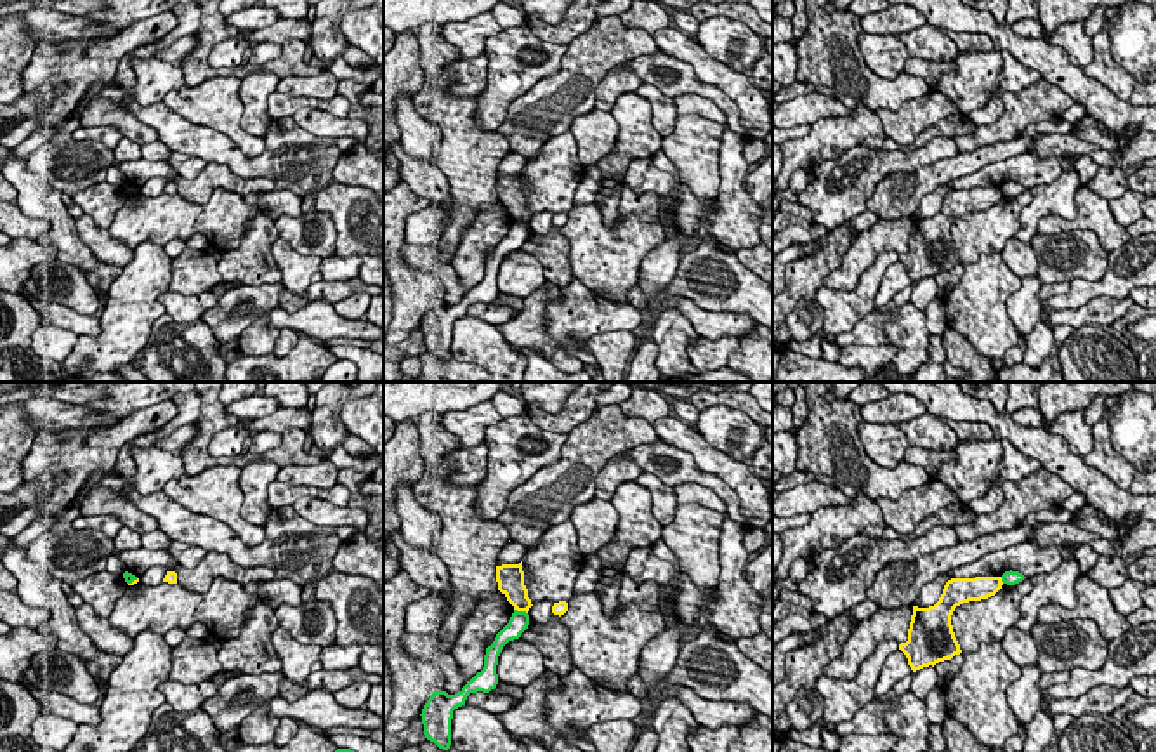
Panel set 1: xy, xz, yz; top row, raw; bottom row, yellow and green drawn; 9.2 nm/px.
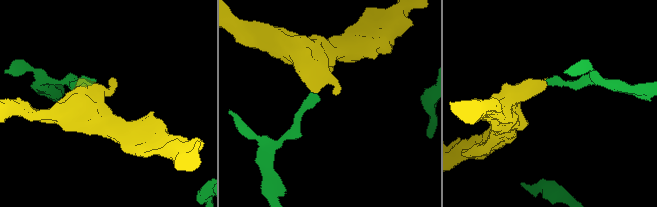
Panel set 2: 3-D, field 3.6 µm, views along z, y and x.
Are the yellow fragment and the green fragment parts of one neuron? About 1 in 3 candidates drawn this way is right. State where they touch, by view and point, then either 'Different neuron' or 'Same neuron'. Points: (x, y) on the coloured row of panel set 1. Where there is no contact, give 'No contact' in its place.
Touches yellow at xz (521, 610). Different neuron

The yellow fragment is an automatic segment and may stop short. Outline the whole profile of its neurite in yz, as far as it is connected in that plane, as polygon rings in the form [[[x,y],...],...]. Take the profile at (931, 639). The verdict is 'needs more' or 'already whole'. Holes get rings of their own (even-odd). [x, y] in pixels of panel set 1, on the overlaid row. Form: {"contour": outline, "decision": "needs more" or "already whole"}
{"contour": [[[1002,577],[951,578],[939,601],[929,608],[913,606],[908,641],[899,644],[913,672],[960,655],[951,615],[956,606],[981,601],[1002,589]]], "decision": "already whole"}

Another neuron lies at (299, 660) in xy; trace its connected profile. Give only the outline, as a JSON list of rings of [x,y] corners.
[[[283,627],[271,634],[271,641],[281,660],[281,672],[292,683],[305,686],[307,677],[323,669],[319,660],[321,646],[302,644]]]

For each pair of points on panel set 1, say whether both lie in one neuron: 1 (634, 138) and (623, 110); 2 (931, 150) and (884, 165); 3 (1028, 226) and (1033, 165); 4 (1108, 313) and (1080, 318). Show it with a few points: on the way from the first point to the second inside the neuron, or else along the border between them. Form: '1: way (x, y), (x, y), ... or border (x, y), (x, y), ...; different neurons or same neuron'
1: way (634, 131), (630, 117); same neuron
2: way (919, 157), (913, 160), (896, 160); same neuron
3: border (1064, 169), (1052, 181), (1037, 184), (1031, 190); different neurons
4: way (1101, 313), (1087, 316); same neuron

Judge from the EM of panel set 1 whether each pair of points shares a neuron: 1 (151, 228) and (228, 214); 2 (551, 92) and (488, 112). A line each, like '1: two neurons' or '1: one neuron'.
1: one neuron
2: two neurons

